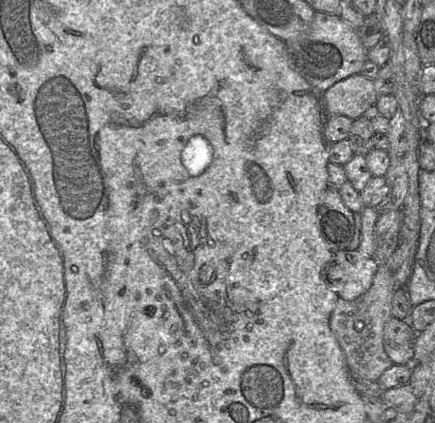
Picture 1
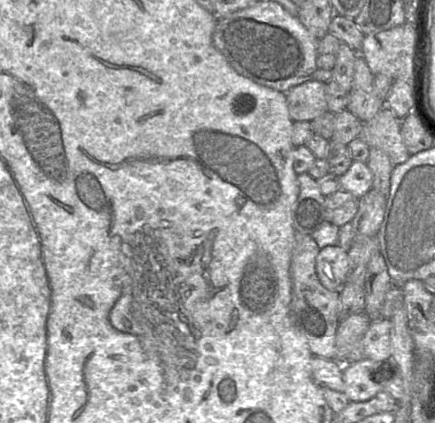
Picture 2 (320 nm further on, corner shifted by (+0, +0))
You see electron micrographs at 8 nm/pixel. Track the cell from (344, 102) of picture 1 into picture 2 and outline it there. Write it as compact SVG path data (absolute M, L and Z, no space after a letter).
M310 80L283 92L286 95L289 115L293 122L311 122L328 112L326 85Z

